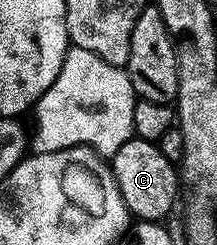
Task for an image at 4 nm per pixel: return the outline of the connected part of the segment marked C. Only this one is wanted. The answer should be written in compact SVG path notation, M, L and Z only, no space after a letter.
M138 138L129 139L125 142L125 146L121 146L121 150L117 150L115 156L110 157L109 163L117 186L121 190L121 198L136 221L154 220L156 222L163 222L176 211L175 199L178 196L180 199L181 196L181 176L173 161L165 158L165 154L161 154L156 141L140 140Z

